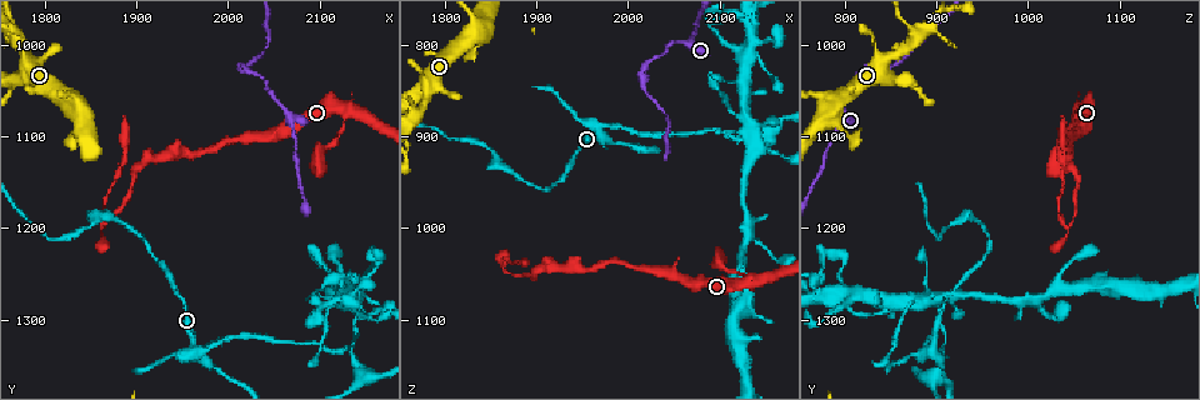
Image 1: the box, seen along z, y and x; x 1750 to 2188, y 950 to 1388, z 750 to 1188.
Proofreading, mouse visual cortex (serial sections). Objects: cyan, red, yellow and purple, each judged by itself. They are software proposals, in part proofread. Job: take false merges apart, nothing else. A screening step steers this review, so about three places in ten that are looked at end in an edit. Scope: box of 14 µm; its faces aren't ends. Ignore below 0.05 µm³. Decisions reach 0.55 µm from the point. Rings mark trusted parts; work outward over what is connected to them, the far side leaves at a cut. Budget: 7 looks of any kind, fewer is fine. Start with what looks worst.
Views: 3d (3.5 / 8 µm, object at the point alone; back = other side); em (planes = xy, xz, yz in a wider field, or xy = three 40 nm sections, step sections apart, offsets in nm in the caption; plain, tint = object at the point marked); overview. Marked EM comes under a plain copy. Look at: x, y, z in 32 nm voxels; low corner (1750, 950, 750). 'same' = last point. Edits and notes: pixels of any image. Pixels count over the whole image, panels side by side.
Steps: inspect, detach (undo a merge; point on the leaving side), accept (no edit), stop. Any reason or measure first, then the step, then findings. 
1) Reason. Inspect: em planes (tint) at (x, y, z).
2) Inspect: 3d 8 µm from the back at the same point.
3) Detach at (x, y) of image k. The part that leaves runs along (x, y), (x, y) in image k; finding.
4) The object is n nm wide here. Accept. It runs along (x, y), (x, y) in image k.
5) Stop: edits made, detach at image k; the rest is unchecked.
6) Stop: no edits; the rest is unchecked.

Thin arm on a thick one. Inspect: 3d 3.5 µm from the back at (1860, 1200, 1045).

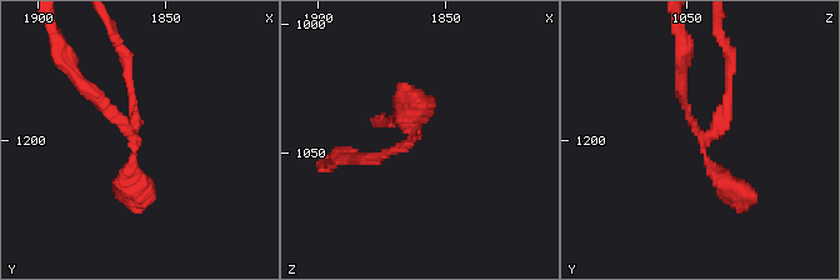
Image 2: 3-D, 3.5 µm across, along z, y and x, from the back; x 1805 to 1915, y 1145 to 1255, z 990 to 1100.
3 arms meet here; the arms are 100, 150, 300 nm wide; now the EM. Inspect: em xy step 5 (tint) at (1862, 1199, 1044).

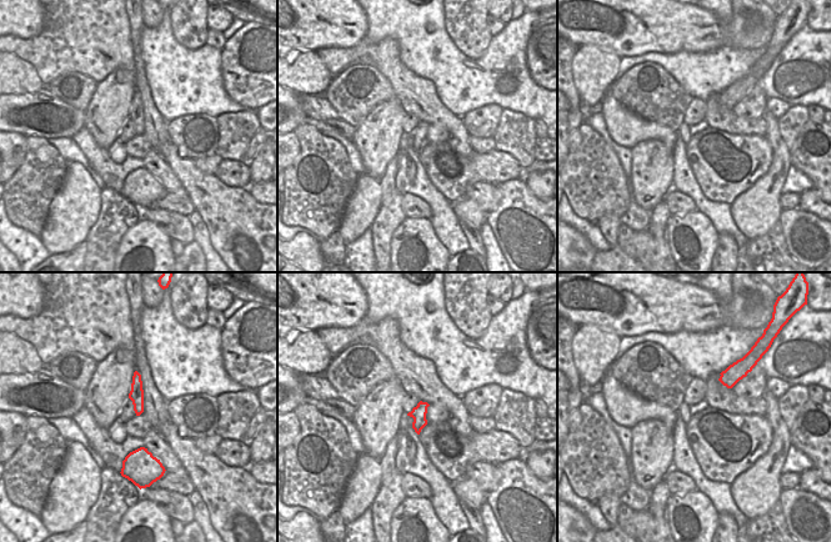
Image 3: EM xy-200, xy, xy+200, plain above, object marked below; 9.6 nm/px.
The object is 150 nm wide here. Detach at (129, 84) of image 2. The part that leaves runs along (135, 128), (131, 74), (116, 35) in image 2; two cells meet here.

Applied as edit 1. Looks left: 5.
See it whole again. Inspect: overview.

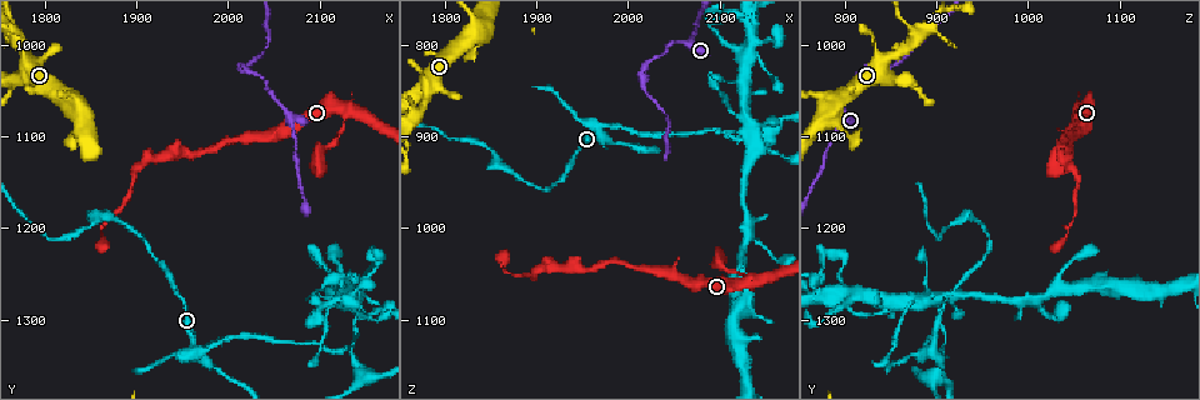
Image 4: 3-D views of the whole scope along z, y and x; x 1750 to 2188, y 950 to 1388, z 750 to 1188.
Sudden change in width. Inspect: 3d 3.5 µm at (1965, 1335, 895).

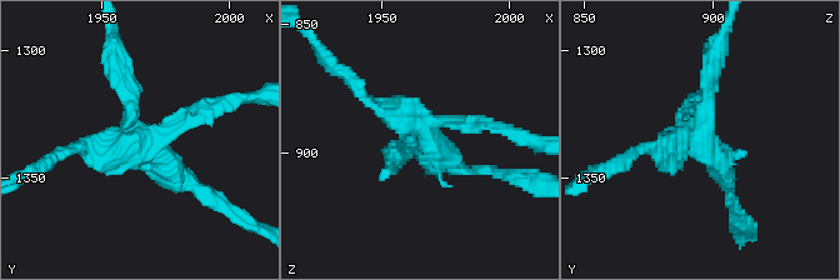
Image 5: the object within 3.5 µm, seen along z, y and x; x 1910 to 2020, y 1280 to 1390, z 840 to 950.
Detach at (191, 111) of image 5. The part that leaves runs along (144, 139), (251, 96) in image 5; two cells meet here.

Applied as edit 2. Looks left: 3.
Abrupt turn. Inspect: 3d 3.5 µm at (2055, 1065, 800).

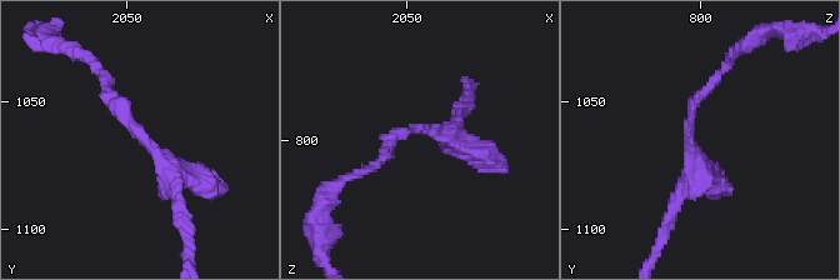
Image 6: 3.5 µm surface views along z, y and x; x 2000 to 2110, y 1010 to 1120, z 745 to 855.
Shape alone is not enough. Inspect: em xy step 1 (tint) at (2056, 1063, 795).

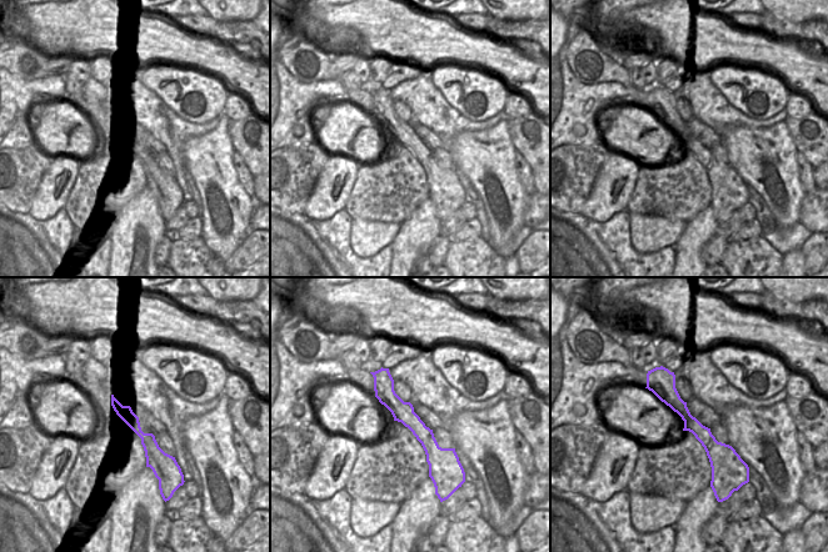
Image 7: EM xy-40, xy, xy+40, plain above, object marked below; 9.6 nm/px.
Accept. It runs along (201, 181), (171, 170), (101, 74) in image 6; continuous, no second cell.

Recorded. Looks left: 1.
Stop: edits made, detach at image 2, detach at image 5; the rest is unchecked.

